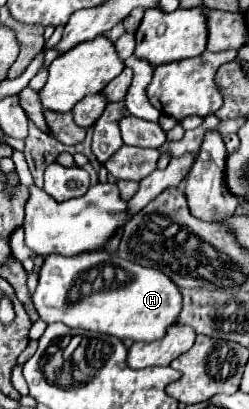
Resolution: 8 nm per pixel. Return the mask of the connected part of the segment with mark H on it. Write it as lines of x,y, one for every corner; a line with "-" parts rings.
83,253
79,257
45,255
39,269
39,283
33,293
33,305
45,323
65,323
69,327
109,333
119,339
133,341
155,341
165,335
167,327
177,323
177,313
181,311
179,287
161,271
151,267
141,267
131,261
119,259
115,253

